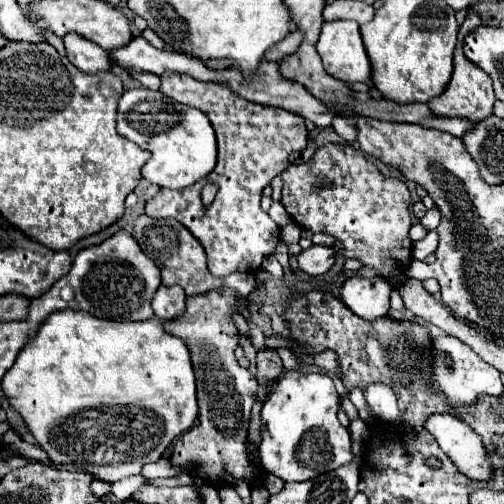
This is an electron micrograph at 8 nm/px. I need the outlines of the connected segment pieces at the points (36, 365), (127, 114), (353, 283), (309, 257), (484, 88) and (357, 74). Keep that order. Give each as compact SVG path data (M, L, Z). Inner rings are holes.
M58 311L52 313L42 327L38 329L36 337L32 341L28 341L28 345L20 351L20 355L16 357L16 363L12 365L12 369L4 375L2 381L2 389L4 395L10 399L10 405L24 417L24 421L28 423L30 433L36 437L38 445L50 455L52 461L66 465L68 469L74 471L88 471L92 475L96 475L96 479L100 481L120 481L124 477L130 475L138 475L142 471L142 467L146 463L158 461L166 449L170 447L170 443L186 433L196 417L198 417L198 399L196 399L196 377L194 377L194 369L192 369L192 359L188 353L186 343L180 337L174 337L170 333L164 331L164 323L158 317L146 319L146 321L106 321L106 319L96 319L90 313L84 311Z
M146 87L128 89L118 105L118 131L152 153L152 159L142 167L144 179L168 189L186 189L214 169L216 137L206 113L200 109L172 111L172 105L178 103L164 97L160 91Z
M352 277L344 281L342 301L362 319L380 319L388 315L392 285L382 277L360 279Z
M312 245L310 249L306 249L298 255L298 267L312 277L324 275L332 265L334 265L334 249L332 247Z
M468 13L466 21L460 25L458 31L458 43L456 43L456 51L454 51L454 73L452 79L448 83L448 87L434 97L432 101L428 101L428 107L432 109L432 113L436 115L446 115L446 117L472 117L472 121L482 121L486 117L492 115L492 105L496 101L494 97L494 89L492 89L492 79L488 77L488 73L484 73L480 67L472 65L472 61L468 61L468 57L464 57L462 53L462 41L464 37L476 29L480 25L480 17L476 13Z
M356 21L322 23L316 51L328 75L346 83L370 81L372 67Z

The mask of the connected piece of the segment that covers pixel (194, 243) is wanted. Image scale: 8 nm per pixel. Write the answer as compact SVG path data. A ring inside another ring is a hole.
M140 215L134 223L134 237L144 249L144 253L158 265L162 271L162 285L180 285L186 295L204 295L214 289L222 289L224 281L214 277L206 267L206 253L202 243L178 221L156 221L148 215Z

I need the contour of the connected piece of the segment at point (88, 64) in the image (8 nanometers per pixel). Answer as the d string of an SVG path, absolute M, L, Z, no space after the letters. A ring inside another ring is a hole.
M68 33L68 37L62 37L66 47L66 57L84 73L98 73L104 69L110 69L110 59L104 49L98 45L92 45L90 41L84 41L78 33Z

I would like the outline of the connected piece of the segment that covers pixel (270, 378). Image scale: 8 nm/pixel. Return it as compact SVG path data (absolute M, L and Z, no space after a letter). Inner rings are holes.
M274 349L268 351L260 351L256 357L256 379L260 385L270 387L284 371L282 359L278 357L278 353Z

